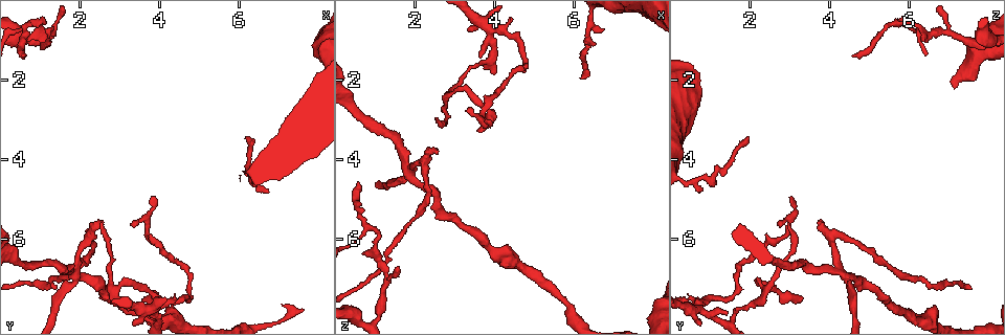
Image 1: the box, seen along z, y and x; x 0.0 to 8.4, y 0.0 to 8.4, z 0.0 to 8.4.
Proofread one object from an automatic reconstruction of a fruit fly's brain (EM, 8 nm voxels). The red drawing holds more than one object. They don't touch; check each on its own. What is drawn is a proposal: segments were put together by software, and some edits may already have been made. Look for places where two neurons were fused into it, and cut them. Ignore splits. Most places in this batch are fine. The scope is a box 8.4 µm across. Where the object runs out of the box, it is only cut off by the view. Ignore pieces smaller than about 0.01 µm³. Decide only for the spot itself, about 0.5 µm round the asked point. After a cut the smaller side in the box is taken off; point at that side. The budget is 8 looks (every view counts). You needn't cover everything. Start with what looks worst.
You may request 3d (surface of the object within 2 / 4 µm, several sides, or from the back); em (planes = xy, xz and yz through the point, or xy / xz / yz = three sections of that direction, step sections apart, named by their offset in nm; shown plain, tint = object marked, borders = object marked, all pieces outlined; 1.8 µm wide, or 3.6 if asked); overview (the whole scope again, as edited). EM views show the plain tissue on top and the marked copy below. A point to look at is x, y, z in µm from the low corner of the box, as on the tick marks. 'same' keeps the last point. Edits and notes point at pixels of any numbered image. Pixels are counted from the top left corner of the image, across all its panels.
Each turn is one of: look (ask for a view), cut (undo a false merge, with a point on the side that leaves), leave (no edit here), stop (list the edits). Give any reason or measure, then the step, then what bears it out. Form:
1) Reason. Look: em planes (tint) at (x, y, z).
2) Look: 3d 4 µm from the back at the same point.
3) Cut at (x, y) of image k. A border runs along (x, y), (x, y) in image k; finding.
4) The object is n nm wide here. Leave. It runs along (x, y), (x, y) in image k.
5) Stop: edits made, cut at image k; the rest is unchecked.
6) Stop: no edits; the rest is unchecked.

A fork. Look: 3d 4 µm at (3.90, 7.70, 0.70).

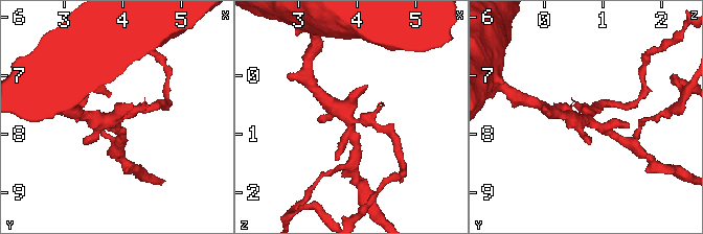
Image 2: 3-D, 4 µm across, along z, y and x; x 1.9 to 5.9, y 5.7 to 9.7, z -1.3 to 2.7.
Now the EM. Look: em planes (tint) at (3.95, 7.75, 0.70).

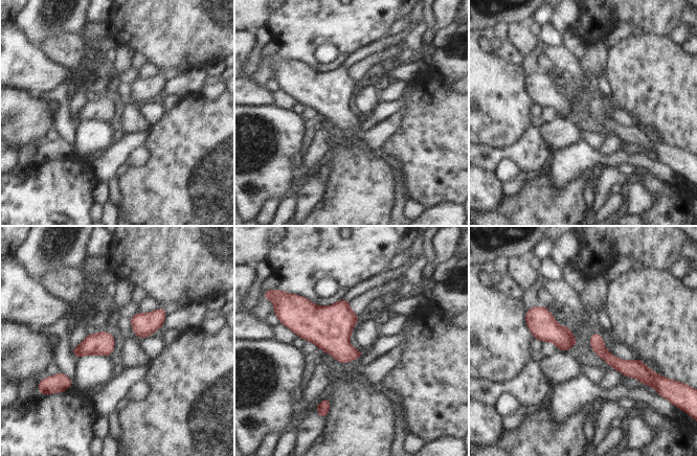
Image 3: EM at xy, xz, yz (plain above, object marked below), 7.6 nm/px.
Leave. Continuous, no second neuron.

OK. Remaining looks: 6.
Four arms meet. Look: 3d 4 µm at (1.90, 6.85, 4.25).

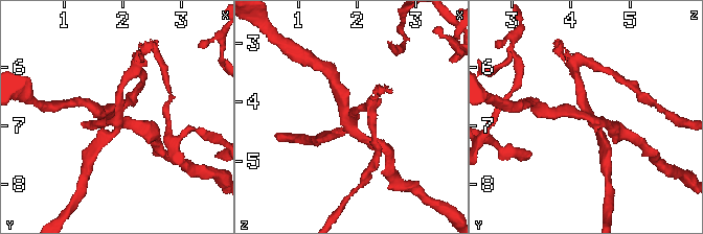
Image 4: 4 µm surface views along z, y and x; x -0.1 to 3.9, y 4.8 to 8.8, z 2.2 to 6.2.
4 arms meet here; now the EM. Look: em xz step 4 (tint) at (1.85, 6.85, 4.30).

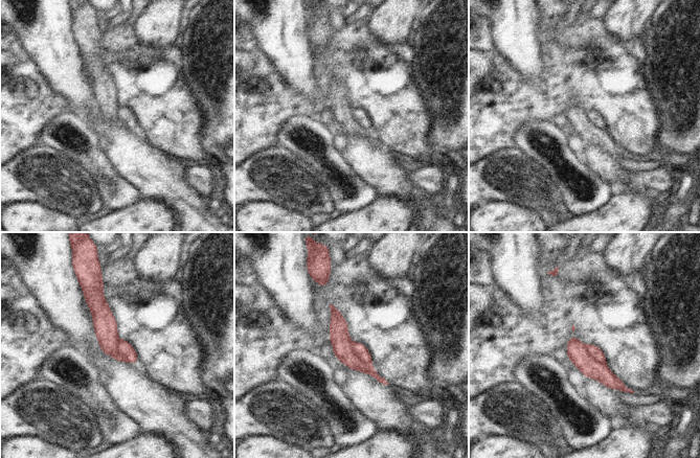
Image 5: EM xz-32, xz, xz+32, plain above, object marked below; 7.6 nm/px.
Look: em planes (borders) at the same point.

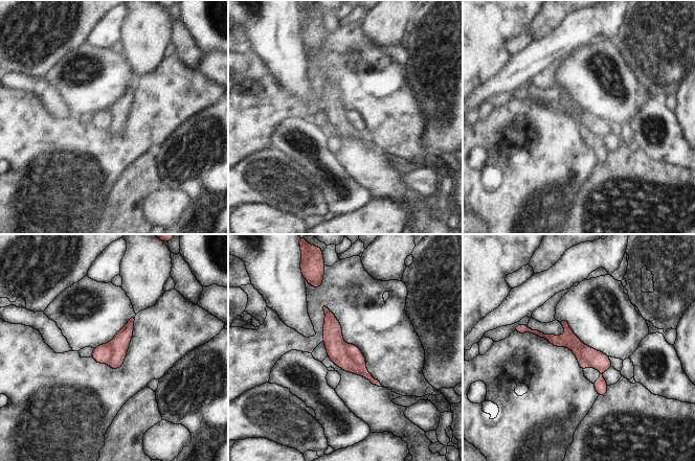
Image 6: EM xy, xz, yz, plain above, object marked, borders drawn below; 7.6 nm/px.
The object is 140 nm wide here. Cut at (354, 352) of image 6. The part that leaves runs along (131, 322), (119, 343), (114, 367) in image 6; two neurons meet here.

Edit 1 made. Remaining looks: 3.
Sharp bend. Look: 3d 2 µm at (2.90, 7.30, 2.35).

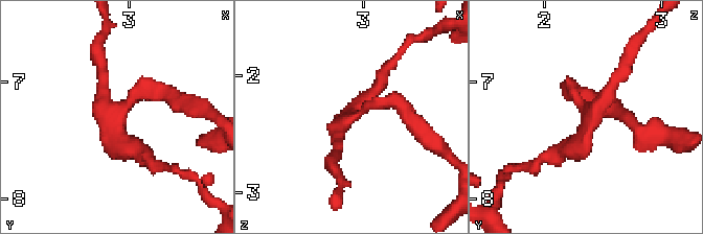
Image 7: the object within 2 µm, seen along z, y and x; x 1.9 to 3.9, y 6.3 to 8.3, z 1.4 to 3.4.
3 arms meet here; now the EM. Look: em yz step 8 (borders) at (2.86, 7.30, 2.38).

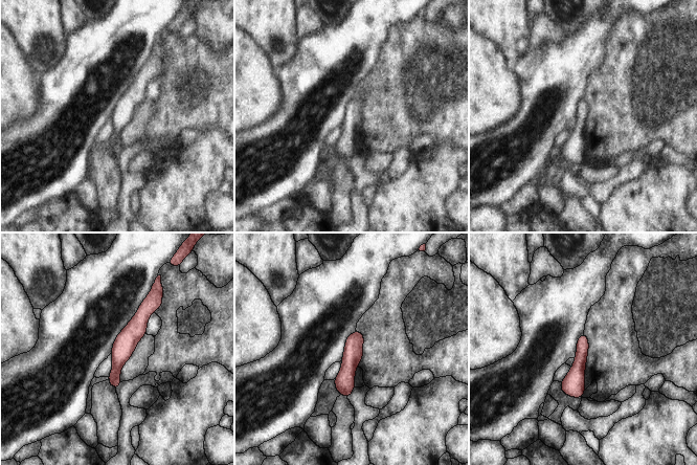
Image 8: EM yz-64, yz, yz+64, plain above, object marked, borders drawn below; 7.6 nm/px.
Leave. It runs along (152, 299), (120, 353), (115, 385) in image 8; continuous, no second neuron.

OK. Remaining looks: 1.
Stop: edits made, cut at image 6; the rest is unchecked.

